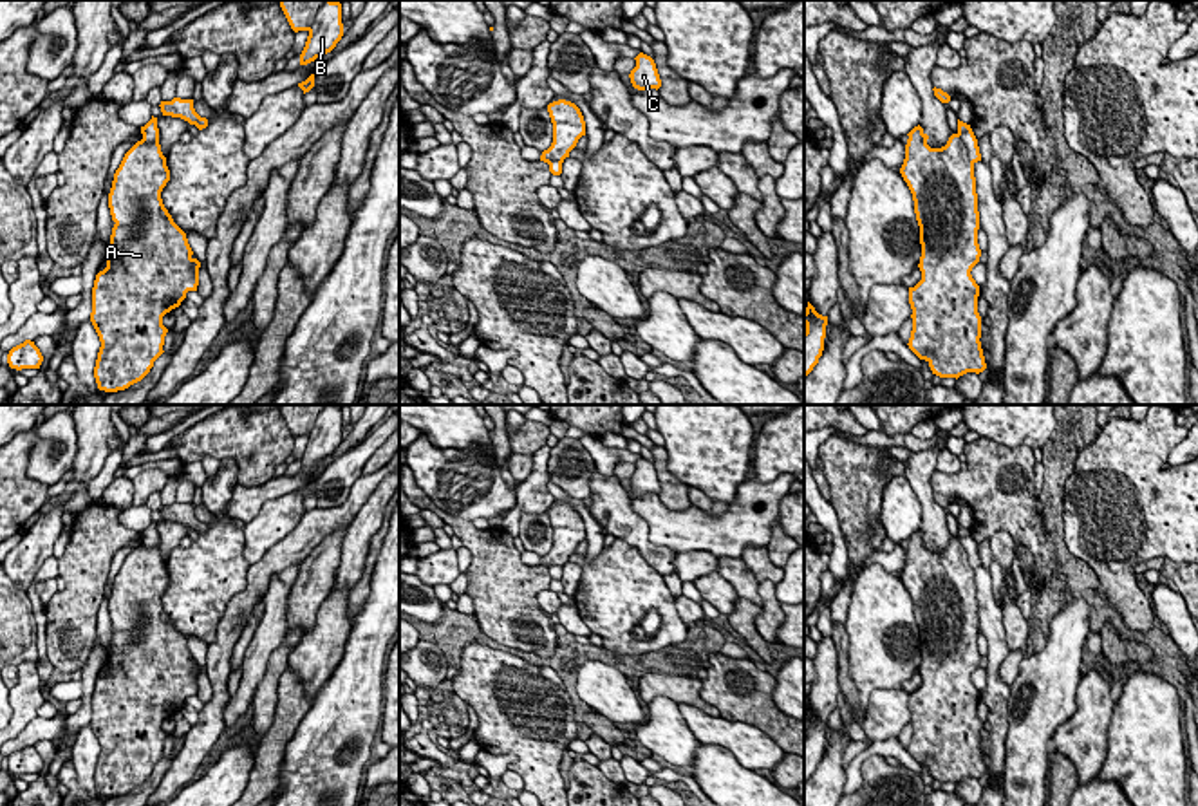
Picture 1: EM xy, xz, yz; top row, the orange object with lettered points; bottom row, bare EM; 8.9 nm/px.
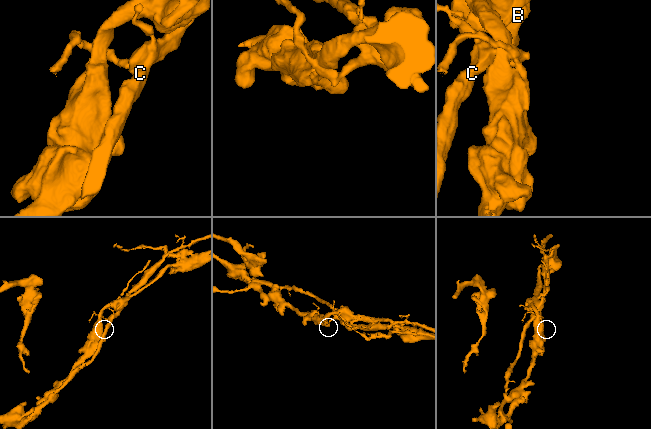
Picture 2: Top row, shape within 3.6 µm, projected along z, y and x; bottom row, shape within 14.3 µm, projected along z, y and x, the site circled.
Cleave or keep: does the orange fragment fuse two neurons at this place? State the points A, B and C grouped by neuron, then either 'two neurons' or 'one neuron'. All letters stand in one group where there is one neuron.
A / B C; two neurons

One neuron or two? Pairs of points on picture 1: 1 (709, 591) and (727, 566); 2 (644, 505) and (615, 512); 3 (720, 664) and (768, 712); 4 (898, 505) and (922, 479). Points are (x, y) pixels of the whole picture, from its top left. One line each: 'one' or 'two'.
1: two
2: two
3: one
4: two

